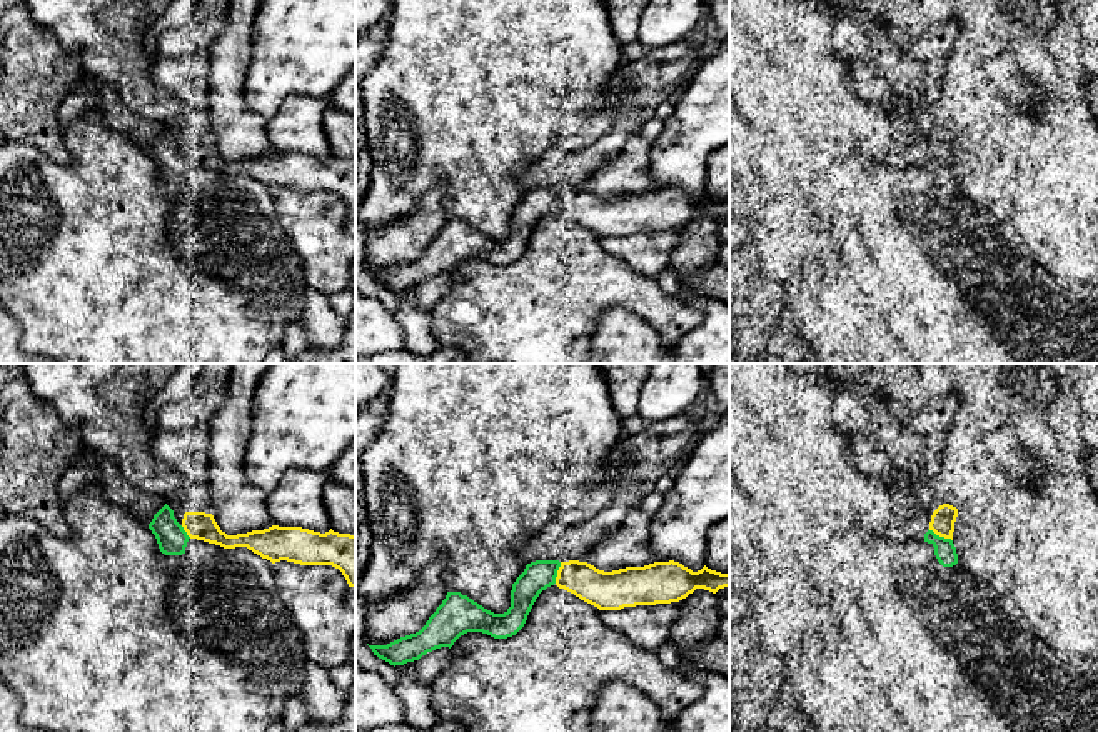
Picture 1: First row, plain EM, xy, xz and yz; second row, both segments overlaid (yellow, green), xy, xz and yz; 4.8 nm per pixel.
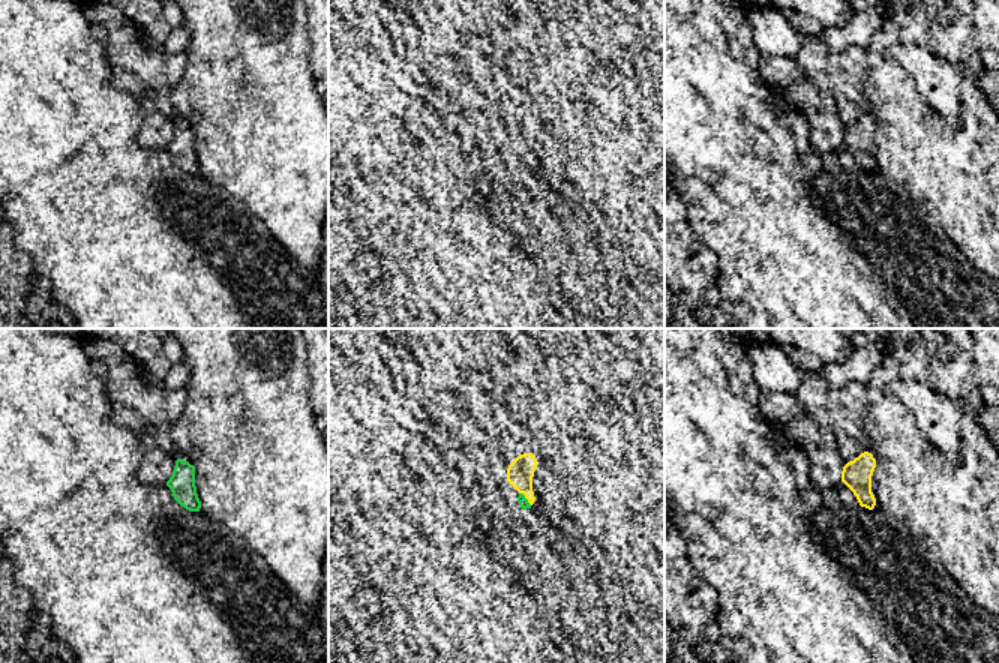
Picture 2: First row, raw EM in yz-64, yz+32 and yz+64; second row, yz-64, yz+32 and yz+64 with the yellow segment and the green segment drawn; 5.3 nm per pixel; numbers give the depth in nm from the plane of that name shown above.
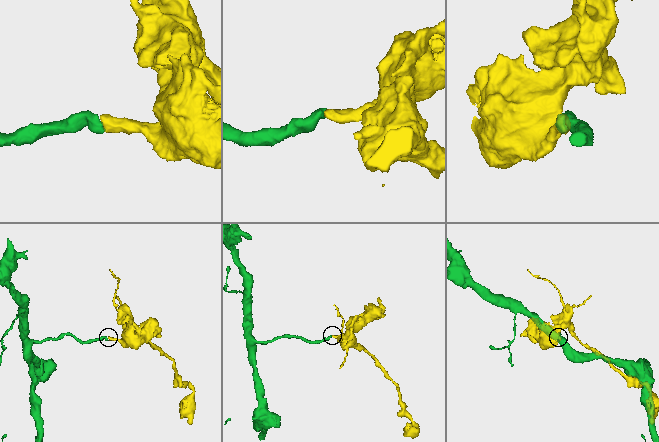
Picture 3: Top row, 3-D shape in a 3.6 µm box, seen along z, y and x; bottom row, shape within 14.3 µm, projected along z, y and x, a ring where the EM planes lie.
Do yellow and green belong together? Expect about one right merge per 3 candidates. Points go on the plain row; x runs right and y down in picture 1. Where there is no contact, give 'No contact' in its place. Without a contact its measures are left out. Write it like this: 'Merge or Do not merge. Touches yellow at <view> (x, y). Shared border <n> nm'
Merge. Touches yellow at yz (940, 162). Shared border 130 nm

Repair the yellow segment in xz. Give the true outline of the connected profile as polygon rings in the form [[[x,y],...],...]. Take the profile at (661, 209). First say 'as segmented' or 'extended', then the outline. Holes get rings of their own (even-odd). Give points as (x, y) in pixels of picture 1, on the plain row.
extended; [[[536,187],[512,210],[511,233],[504,240],[494,240],[461,218],[447,218],[419,258],[387,272],[369,273],[374,282],[395,293],[419,287],[436,275],[451,275],[467,258],[482,258],[494,265],[512,263],[524,253],[539,220],[554,210],[599,237],[621,237],[679,228],[696,215],[716,220],[729,213],[729,200],[706,192],[693,198],[674,187],[612,198],[579,187]]]

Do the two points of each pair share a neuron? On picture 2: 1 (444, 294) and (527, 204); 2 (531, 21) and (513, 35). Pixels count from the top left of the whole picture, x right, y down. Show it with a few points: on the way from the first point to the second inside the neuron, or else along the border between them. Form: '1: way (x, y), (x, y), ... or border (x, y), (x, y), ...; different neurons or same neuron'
1: way (467, 272), (506, 233), (507, 227); same neuron
2: way (527, 26), (518, 35); same neuron

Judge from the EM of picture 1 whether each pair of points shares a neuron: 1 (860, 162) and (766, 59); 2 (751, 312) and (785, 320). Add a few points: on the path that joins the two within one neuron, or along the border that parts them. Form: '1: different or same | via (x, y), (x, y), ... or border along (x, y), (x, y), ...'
1: same | via (835, 137), (781, 84)
2: different | border along (785, 305), (773, 329)

